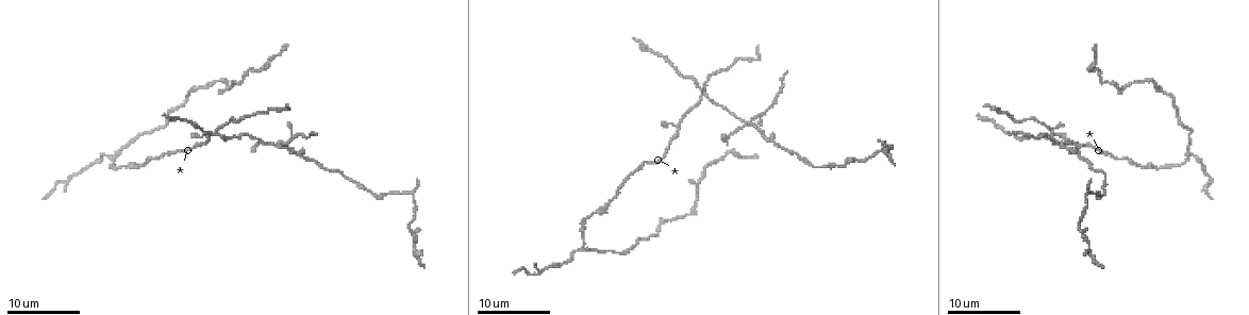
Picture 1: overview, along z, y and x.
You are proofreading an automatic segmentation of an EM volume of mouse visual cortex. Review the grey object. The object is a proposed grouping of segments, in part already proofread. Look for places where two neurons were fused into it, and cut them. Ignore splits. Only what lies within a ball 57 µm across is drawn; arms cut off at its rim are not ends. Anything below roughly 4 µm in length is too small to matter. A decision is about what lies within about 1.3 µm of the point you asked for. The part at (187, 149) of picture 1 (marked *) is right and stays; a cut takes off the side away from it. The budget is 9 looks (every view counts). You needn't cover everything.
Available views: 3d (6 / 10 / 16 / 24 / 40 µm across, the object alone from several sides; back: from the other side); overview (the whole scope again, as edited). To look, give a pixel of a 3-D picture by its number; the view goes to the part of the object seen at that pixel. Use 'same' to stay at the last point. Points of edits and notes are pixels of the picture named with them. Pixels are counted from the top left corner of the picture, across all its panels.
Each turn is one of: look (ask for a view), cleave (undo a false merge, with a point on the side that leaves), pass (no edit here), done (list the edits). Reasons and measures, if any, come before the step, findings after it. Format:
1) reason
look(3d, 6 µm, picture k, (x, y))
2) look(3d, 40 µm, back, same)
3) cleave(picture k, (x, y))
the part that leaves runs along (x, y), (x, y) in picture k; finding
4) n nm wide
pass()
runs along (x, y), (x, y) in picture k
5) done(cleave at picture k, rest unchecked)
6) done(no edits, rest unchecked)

calibre changes
look(3d, 10 µm, picture 1, (727, 153))

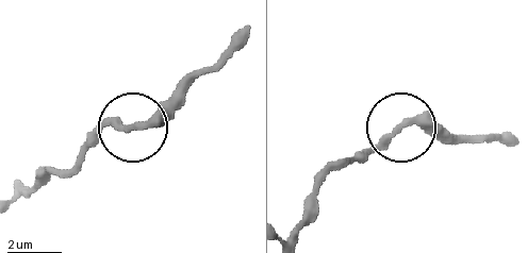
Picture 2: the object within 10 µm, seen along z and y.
from behind
look(3d, 10 µm, back, picture 2, (411, 122))

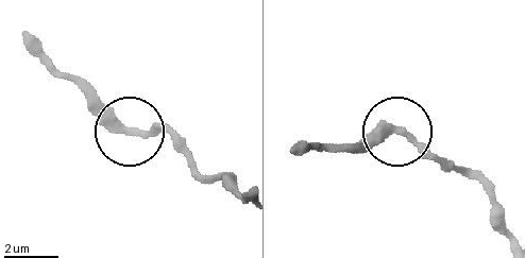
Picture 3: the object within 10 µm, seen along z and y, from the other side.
pass()
runs along (511, 242), (475, 181), (400, 135), (346, 151) in picture 3; one neuron here

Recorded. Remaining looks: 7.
side arm on a straight run
look(3d, 16 µm, picture 1, (707, 96))

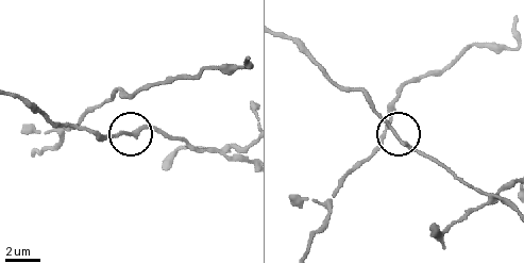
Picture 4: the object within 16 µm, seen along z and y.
other side
look(3d, 16 µm, back, picture 4, (128, 134))

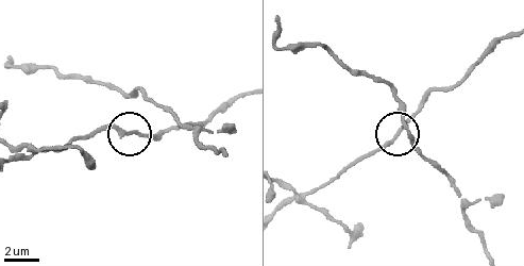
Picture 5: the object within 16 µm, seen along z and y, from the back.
160 nm wide
pass()
all the same neuron

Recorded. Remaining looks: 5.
arms part here
look(3d, 6 µm, picture 1, (112, 155))

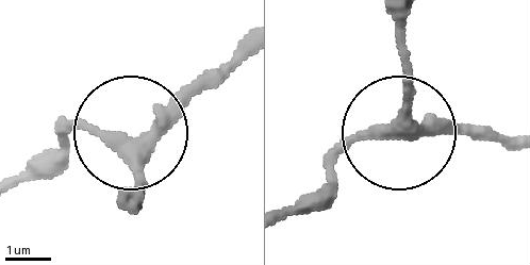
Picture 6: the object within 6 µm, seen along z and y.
340 nm wide
pass()
runs along (407, 21), (403, 123), (350, 147), (308, 200) in picture 6; one neuron here

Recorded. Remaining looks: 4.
look(3d, 16 µm, picture 1, (1062, 144))

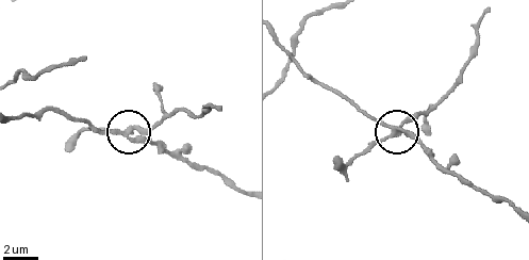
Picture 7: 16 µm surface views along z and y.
look(3d, 16 µm, back, picture 7, (132, 134))

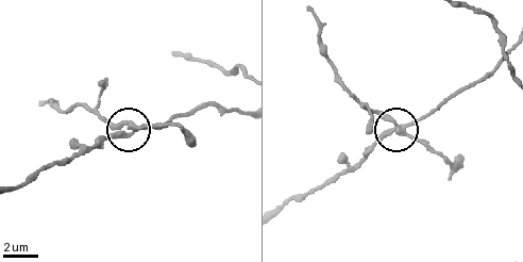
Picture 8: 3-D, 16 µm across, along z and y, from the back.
side arm 10 µm
cleave(picture 8, (112, 125))
the part that leaves runs along (133, 128), (104, 121), (83, 107), (41, 104) in picture 8; two neurons meet here

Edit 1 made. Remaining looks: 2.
done(cleave at picture 8, rest unchecked)

